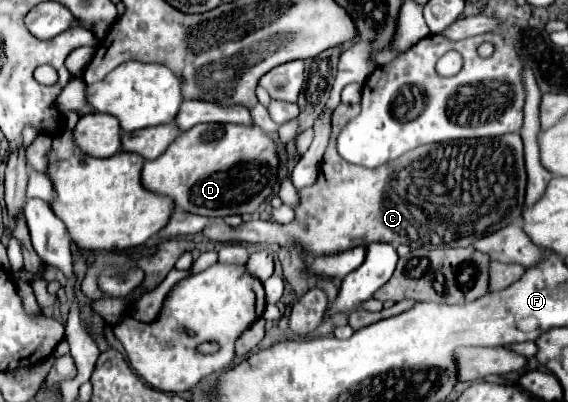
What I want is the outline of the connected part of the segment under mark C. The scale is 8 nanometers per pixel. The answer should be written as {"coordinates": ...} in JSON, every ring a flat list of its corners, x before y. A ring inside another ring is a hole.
{"coordinates":[[340,104,334,110,332,134,318,180,314,186,298,192,298,218,292,226,250,220,232,228,216,218,202,234,214,242,280,246,292,238,308,256,320,256,354,246,368,246,372,242,406,244,410,248,464,248,520,220,524,210,526,170,518,134,426,144,396,162,370,170,342,160,336,152,336,138,342,126,354,118,358,110,360,104],[450,162,458,162,458,172,450,172]]}

